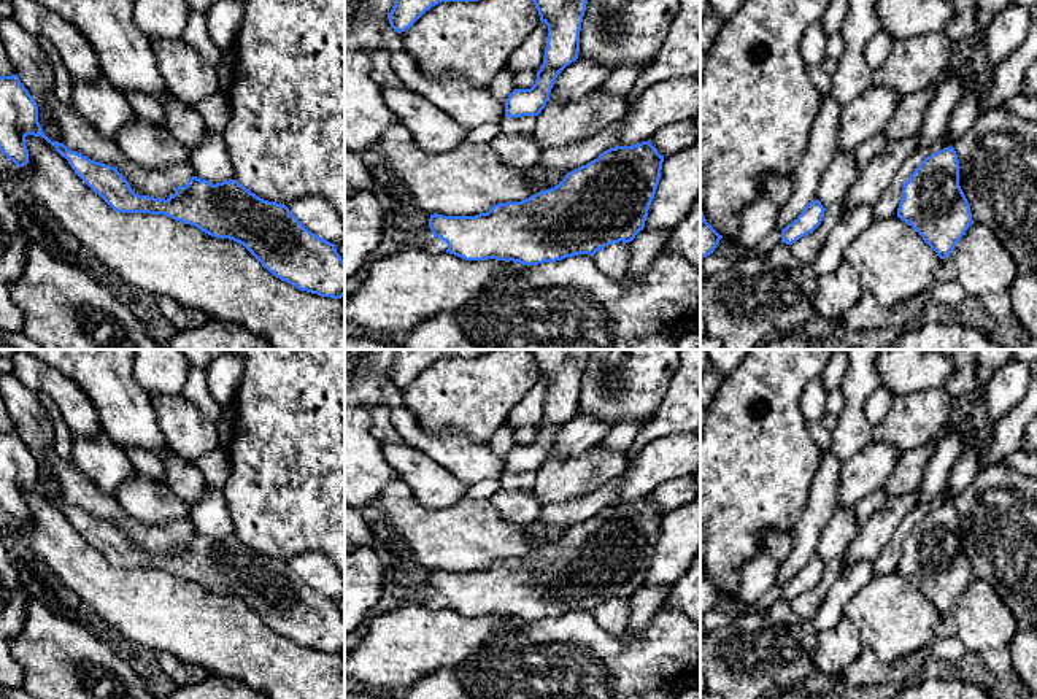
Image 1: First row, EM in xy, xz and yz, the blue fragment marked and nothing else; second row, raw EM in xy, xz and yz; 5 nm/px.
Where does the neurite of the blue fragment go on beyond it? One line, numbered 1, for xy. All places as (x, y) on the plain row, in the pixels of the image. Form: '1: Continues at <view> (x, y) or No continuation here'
1: No continuation here

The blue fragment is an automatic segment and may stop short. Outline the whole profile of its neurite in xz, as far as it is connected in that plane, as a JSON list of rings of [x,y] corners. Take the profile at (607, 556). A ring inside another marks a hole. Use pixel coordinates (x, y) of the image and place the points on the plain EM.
[[[642,497],[634,502],[616,502],[603,507],[597,515],[588,518],[586,521],[581,521],[565,531],[562,537],[559,537],[557,542],[537,548],[530,551],[526,556],[521,558],[505,558],[505,559],[497,559],[494,561],[488,569],[480,569],[476,572],[443,572],[443,570],[430,570],[429,575],[429,583],[434,589],[434,593],[441,594],[446,601],[448,605],[446,608],[454,610],[457,613],[462,613],[465,616],[488,616],[488,615],[495,615],[495,616],[505,616],[505,618],[519,618],[522,621],[538,621],[543,618],[556,618],[562,616],[565,613],[578,612],[578,610],[589,610],[594,612],[597,607],[603,605],[605,602],[611,599],[629,599],[635,594],[635,591],[643,586],[645,577],[648,572],[650,561],[654,554],[659,535],[661,535],[661,526],[662,526],[662,518],[664,512],[661,512],[651,497]]]

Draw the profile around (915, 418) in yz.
[[[924,389],[894,396],[886,418],[873,426],[870,440],[892,443],[905,453],[929,443],[945,431],[950,396],[945,389]]]

